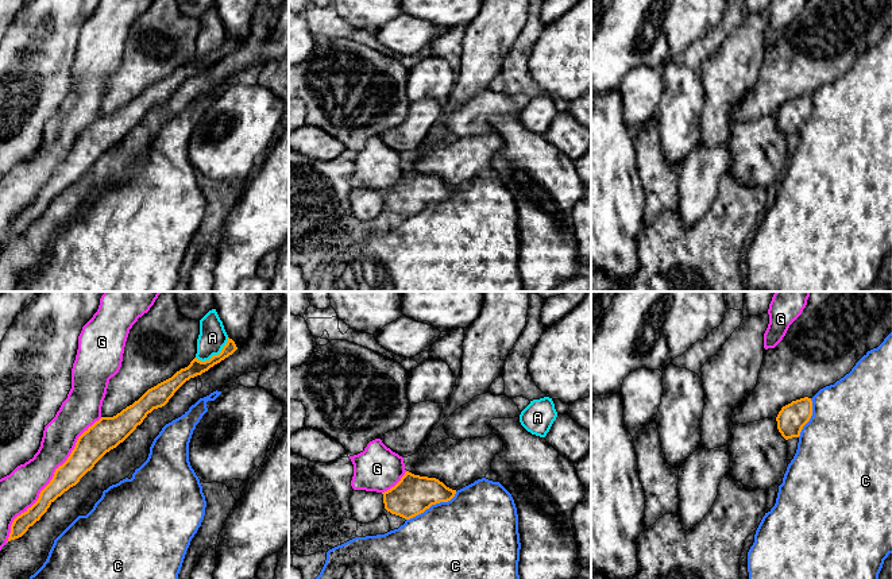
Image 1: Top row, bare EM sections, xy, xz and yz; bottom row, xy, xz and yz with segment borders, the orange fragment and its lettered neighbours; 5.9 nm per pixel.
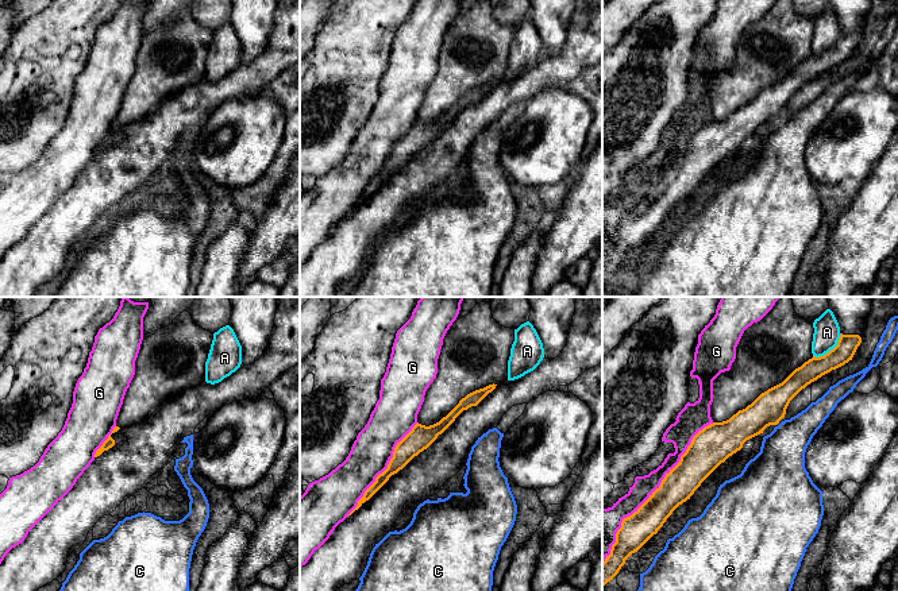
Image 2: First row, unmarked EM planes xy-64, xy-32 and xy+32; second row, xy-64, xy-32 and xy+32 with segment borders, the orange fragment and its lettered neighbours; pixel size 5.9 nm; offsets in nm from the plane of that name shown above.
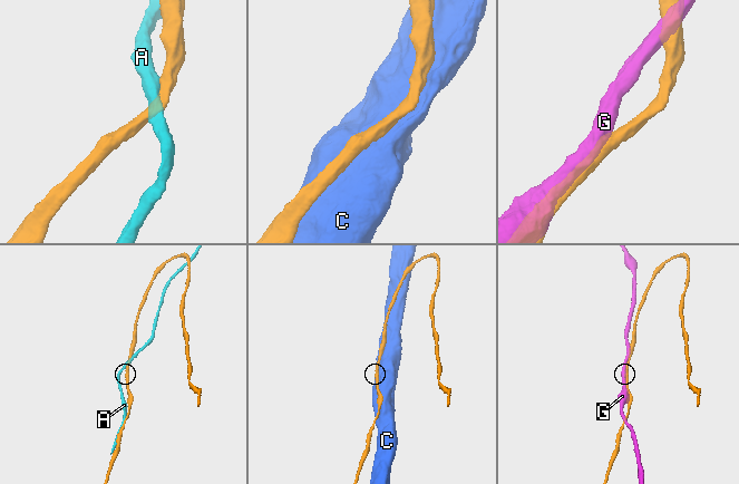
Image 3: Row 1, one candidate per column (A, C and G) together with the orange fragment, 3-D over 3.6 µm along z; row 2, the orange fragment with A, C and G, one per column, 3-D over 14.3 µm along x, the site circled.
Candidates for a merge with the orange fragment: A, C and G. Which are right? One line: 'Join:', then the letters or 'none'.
Join: none

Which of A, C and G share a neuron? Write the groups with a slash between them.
A / C / G

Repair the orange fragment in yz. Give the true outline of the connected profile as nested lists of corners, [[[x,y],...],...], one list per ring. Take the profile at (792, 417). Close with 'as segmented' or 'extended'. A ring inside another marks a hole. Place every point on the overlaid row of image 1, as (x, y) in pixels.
[[[804,397],[783,406],[776,418],[734,425],[729,475],[752,489],[777,485],[788,467],[787,440],[799,437],[811,416],[812,401]]] | extended

